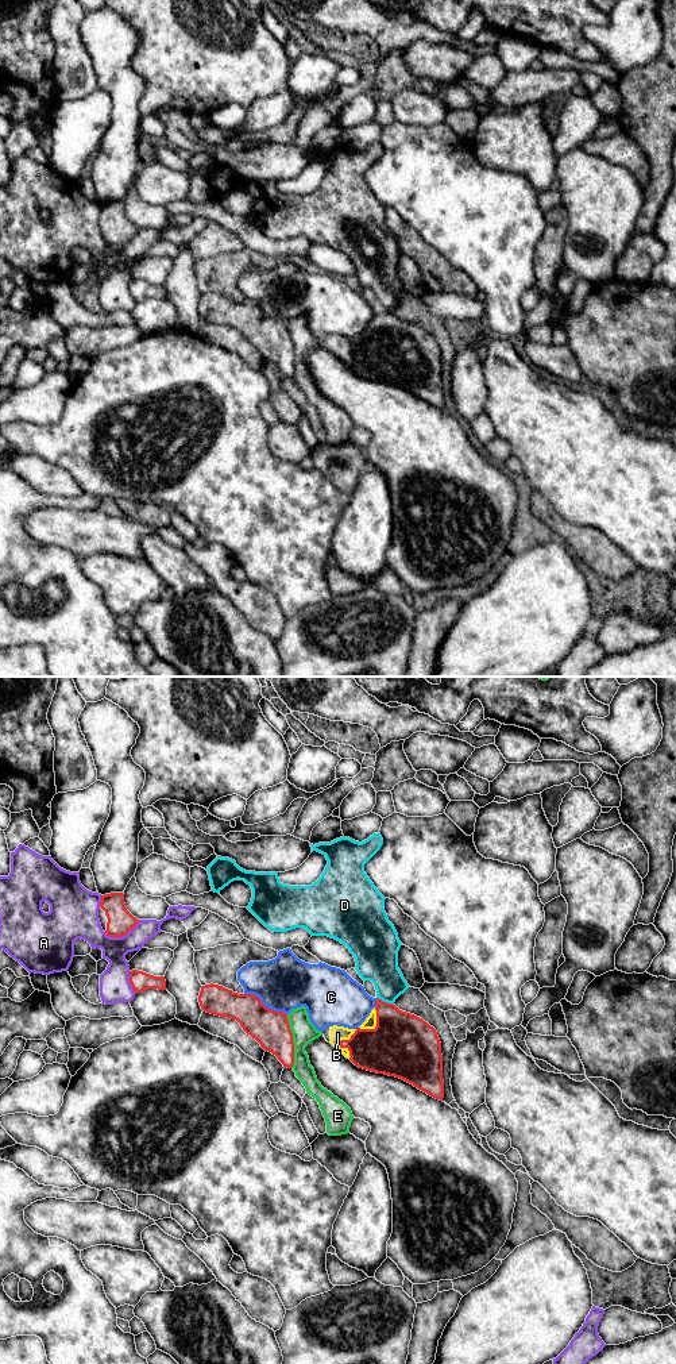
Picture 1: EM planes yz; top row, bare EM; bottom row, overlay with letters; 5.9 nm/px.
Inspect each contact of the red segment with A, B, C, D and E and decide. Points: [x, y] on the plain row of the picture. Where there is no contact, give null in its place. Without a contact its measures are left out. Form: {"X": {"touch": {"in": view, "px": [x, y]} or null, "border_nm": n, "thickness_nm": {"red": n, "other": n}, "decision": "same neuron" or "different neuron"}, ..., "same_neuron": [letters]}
{"A": {"touch": {"in": "yz", "px": [122, 245]}, "border_nm": 220, "thickness_nm": {"red": 160, "other": 190}, "decision": "different neuron"}, "B": {"touch": {"in": "yz", "px": [340, 351]}, "border_nm": 180, "thickness_nm": {"red": 260, "other": 90}, "decision": "same neuron"}, "C": {"touch": {"in": "yz", "px": [263, 313]}, "border_nm": 280, "thickness_nm": {"red": 220, "other": 320}, "decision": "different neuron"}, "D": {"touch": {"in": "yz", "px": [385, 311]}, "border_nm": 120, "thickness_nm": {"red": 340, "other": 240}, "decision": "different neuron"}, "E": {"touch": {"in": "yz", "px": [292, 350]}, "border_nm": 320, "thickness_nm": {"red": 220, "other": 140}, "decision": "different neuron"}, "same_neuron": ["B"]}

